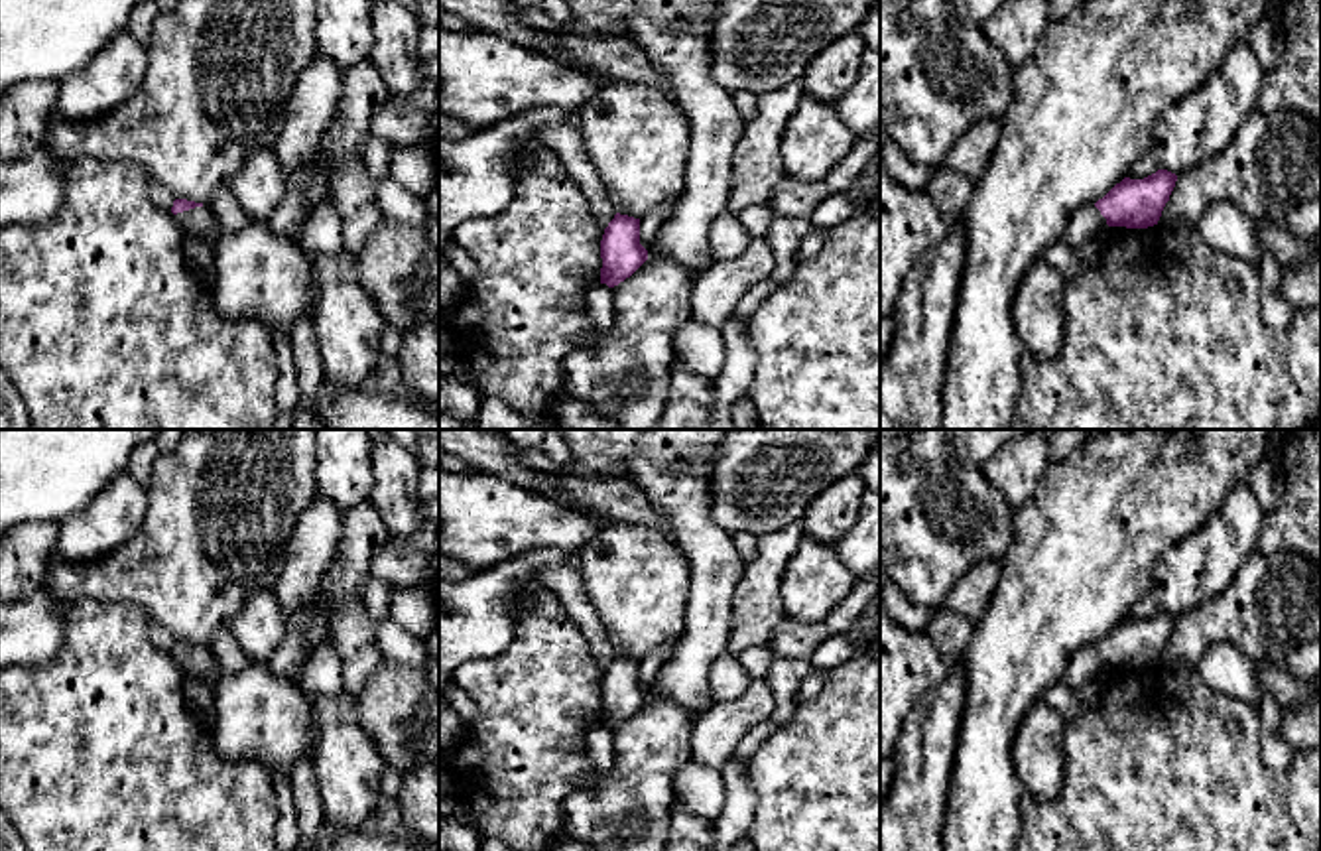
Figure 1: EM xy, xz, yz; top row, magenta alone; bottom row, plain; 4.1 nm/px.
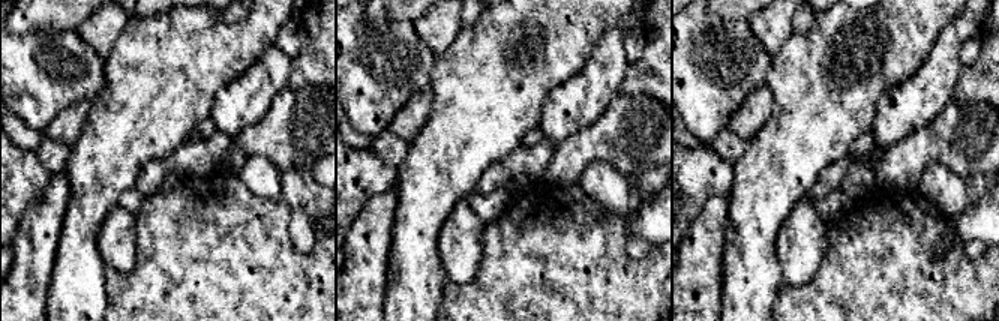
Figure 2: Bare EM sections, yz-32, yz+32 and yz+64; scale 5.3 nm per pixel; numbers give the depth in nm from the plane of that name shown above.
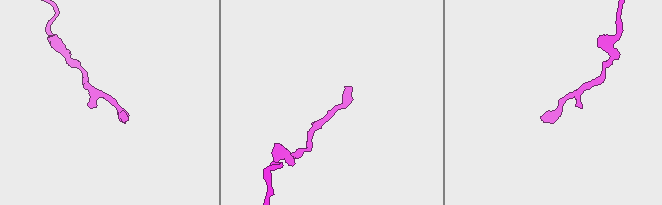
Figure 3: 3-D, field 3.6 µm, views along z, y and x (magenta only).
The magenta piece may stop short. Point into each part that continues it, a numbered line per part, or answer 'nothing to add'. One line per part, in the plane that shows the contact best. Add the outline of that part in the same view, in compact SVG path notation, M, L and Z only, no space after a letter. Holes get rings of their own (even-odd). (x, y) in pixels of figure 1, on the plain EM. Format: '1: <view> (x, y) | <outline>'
1: xy (201, 664) | M207 646L177 654L173 658L187 678L201 680L209 686L215 686L217 680L224 676L217 658Z

